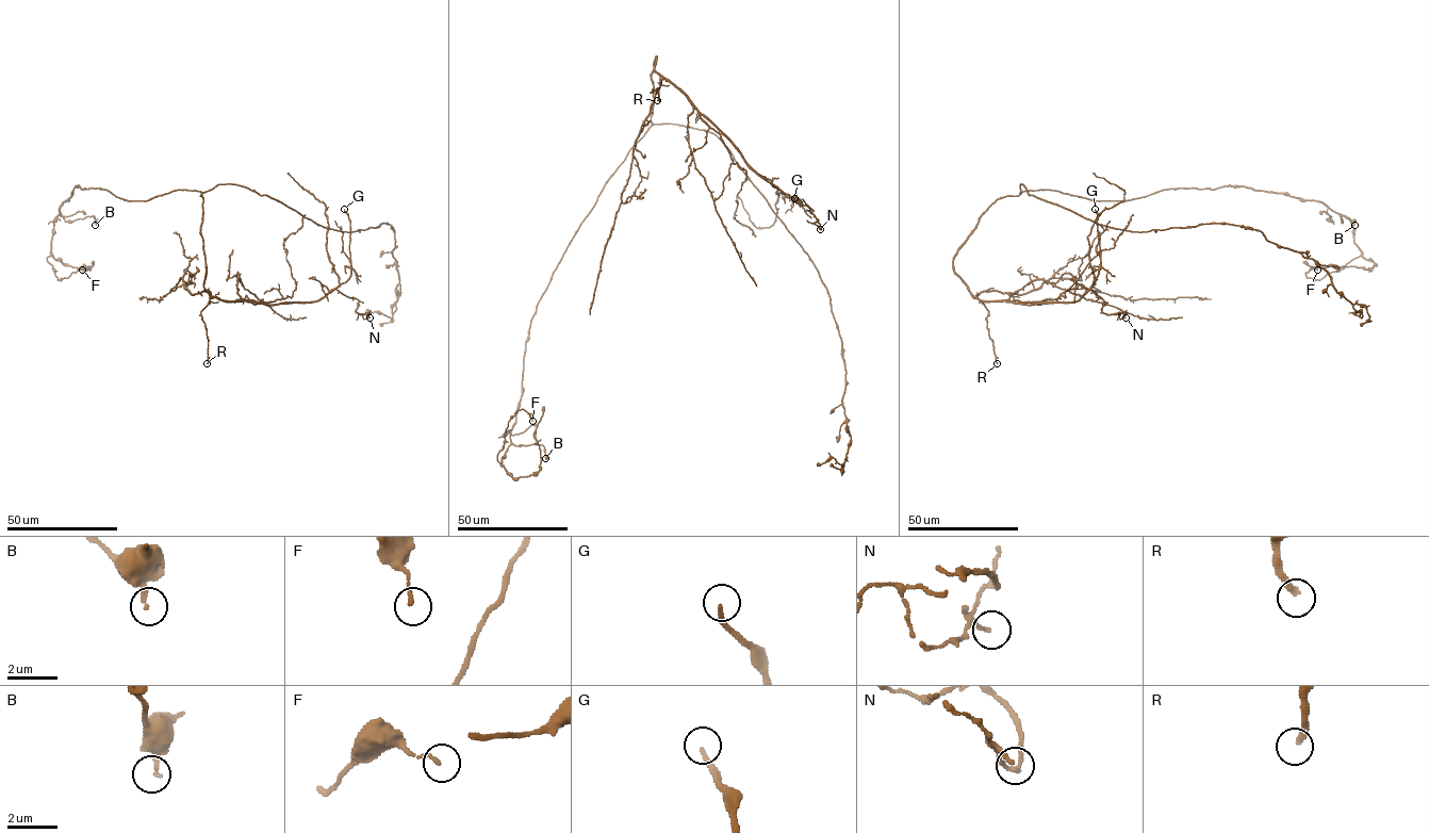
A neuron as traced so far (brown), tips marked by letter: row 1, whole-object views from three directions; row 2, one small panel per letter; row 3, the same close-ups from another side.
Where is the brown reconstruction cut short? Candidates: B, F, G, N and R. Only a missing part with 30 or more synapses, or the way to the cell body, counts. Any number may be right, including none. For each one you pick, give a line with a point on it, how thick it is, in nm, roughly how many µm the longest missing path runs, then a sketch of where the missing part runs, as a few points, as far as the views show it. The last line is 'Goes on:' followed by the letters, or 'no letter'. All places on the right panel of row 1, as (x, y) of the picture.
G: Place: (1095, 209). Thickness 180 nm. Missing length about 50 µm. Course of what is missing: (1095, 209), (1047, 160), (1044, 151)
Goes on: G

